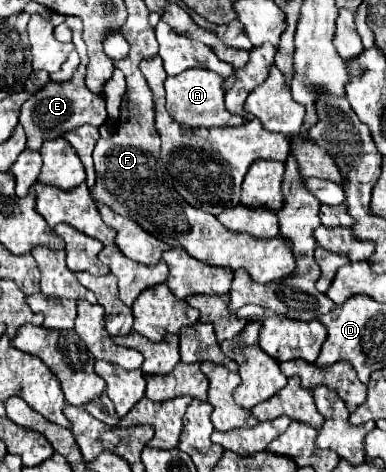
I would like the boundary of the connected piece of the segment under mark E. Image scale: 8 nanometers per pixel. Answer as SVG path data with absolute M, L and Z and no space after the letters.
M67 17L67 27L73 31L73 43L75 43L75 49L77 53L81 55L81 63L77 67L77 71L73 73L73 77L69 81L63 81L63 83L55 83L55 81L49 81L37 95L35 99L35 105L23 105L23 119L19 121L21 127L25 129L25 135L27 135L27 149L31 151L39 151L41 149L41 143L47 141L47 139L57 139L59 135L63 135L65 131L77 127L77 125L83 125L83 123L89 123L89 125L95 125L95 127L101 127L107 119L107 113L105 113L105 99L101 95L95 95L91 93L87 87L85 87L85 65L87 65L87 53L85 53L85 43L82 39L82 21L79 17Z

